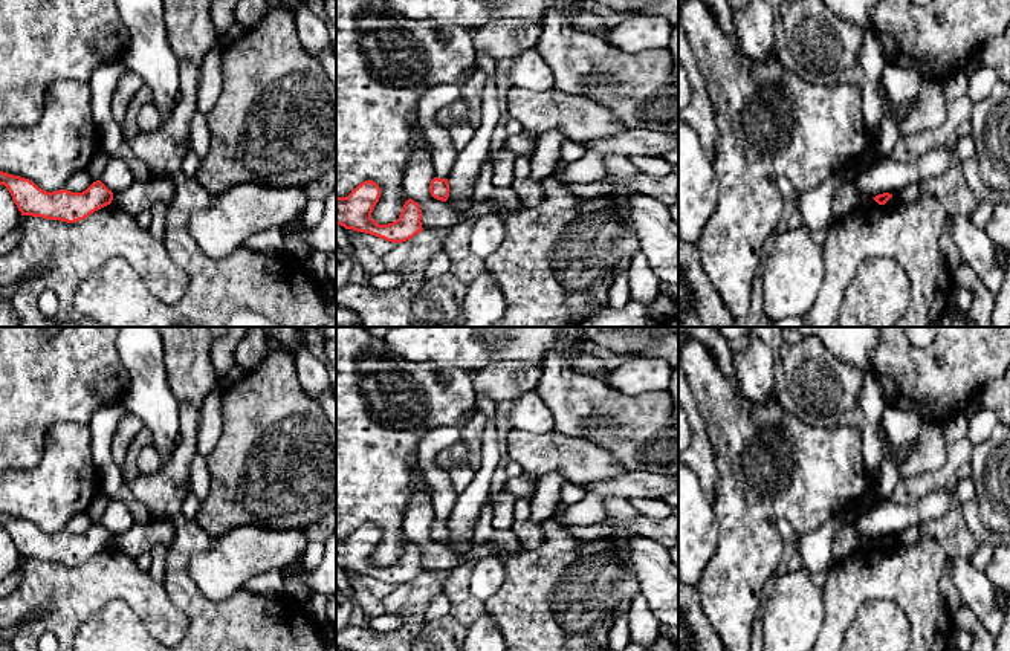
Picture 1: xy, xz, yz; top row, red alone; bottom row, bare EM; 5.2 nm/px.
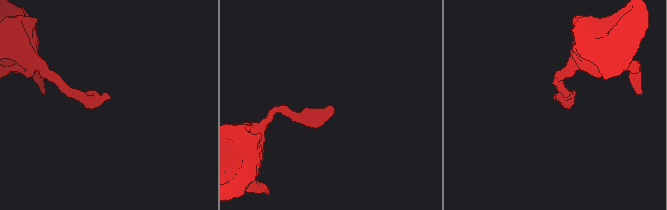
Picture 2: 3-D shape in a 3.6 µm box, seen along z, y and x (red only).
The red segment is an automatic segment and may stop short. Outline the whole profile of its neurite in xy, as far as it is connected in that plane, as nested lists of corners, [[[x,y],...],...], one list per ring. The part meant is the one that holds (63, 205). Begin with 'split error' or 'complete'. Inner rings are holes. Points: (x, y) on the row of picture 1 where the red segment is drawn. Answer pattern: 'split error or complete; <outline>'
complete; [[[0,171],[0,185],[8,188],[21,215],[67,223],[84,220],[113,200],[113,193],[101,180],[83,193],[67,189],[47,193],[29,179]]]

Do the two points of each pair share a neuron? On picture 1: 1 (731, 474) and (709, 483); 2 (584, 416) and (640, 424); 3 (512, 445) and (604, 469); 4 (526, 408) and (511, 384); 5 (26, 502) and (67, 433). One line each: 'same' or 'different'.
1: different
2: same
3: same
4: different
5: same

